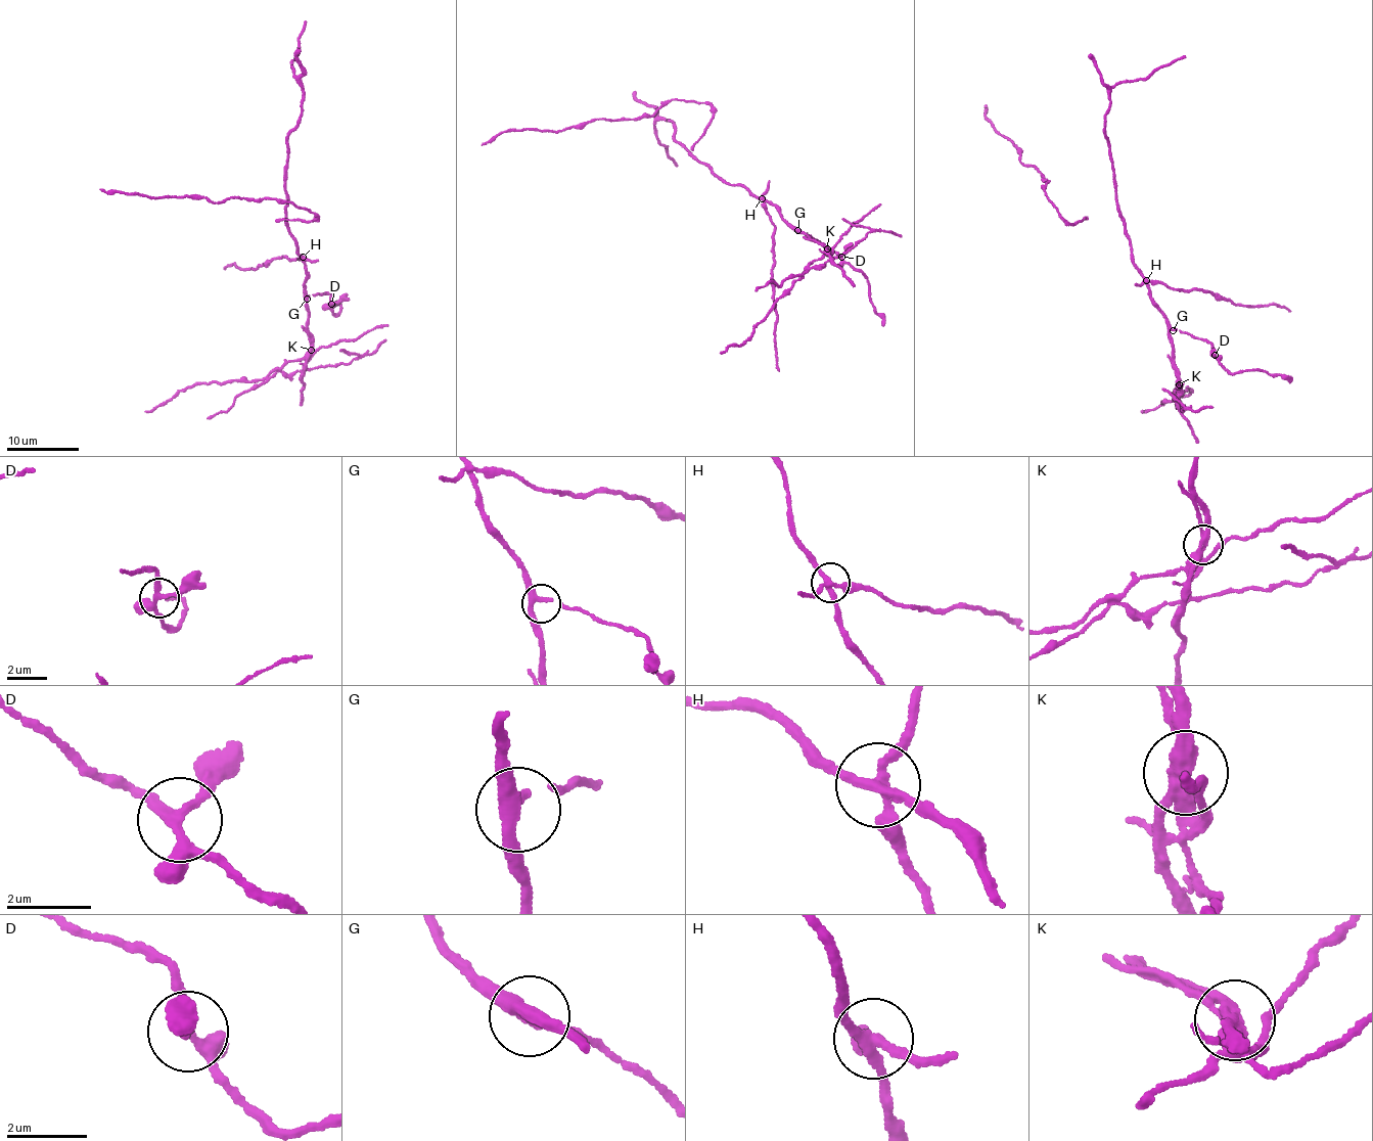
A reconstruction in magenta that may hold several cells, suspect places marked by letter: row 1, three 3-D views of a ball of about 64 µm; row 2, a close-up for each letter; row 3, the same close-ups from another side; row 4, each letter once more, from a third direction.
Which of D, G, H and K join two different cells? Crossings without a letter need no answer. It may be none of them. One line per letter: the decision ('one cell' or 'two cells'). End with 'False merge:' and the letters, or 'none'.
D: one cell
G: one cell
H: two cells
K: two cells
False merge: H, K

